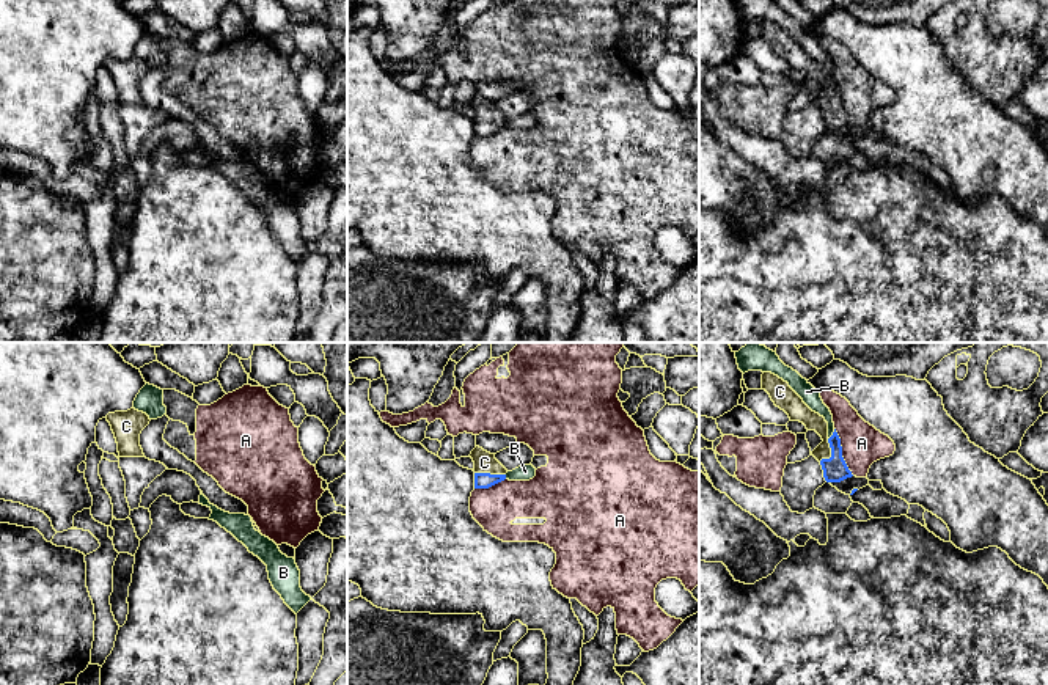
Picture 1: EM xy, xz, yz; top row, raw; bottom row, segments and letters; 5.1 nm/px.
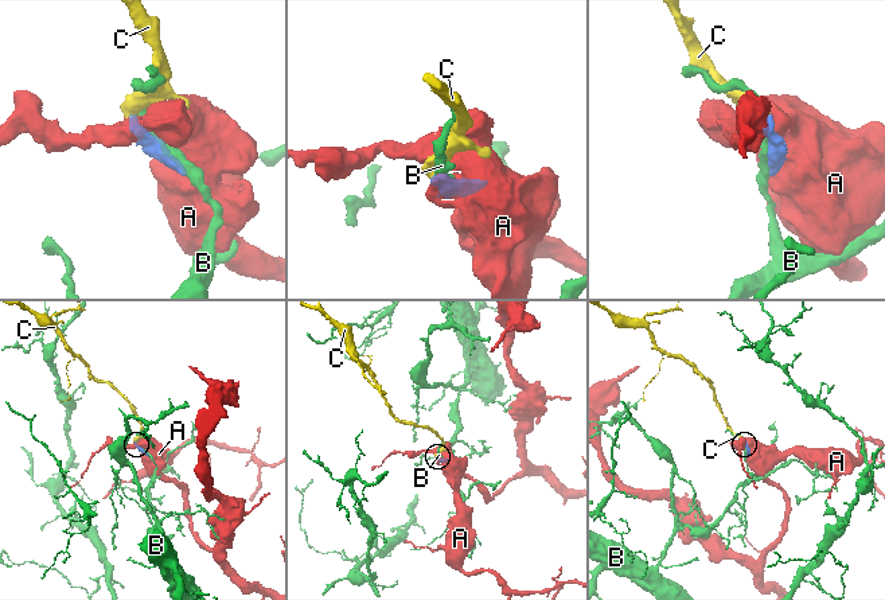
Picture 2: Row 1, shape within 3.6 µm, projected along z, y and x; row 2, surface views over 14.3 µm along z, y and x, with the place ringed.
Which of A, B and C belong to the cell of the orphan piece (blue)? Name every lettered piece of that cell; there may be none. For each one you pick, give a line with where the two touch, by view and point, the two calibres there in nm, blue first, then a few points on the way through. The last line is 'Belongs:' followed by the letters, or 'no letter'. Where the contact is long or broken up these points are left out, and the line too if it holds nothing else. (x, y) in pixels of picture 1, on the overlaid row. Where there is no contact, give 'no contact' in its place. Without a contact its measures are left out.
C: meets blue in xz at (489, 473); 80 nm thick on the blue side, 110 nm on the other; runs through xz (481, 479), (489, 473), (484, 462)
Belongs: C

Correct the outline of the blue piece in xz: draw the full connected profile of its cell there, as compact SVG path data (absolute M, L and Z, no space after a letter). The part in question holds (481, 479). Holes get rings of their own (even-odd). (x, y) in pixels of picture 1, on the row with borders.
M476 446L470 457L475 462L475 489L489 489L506 479L508 470L495 459L495 454Z

